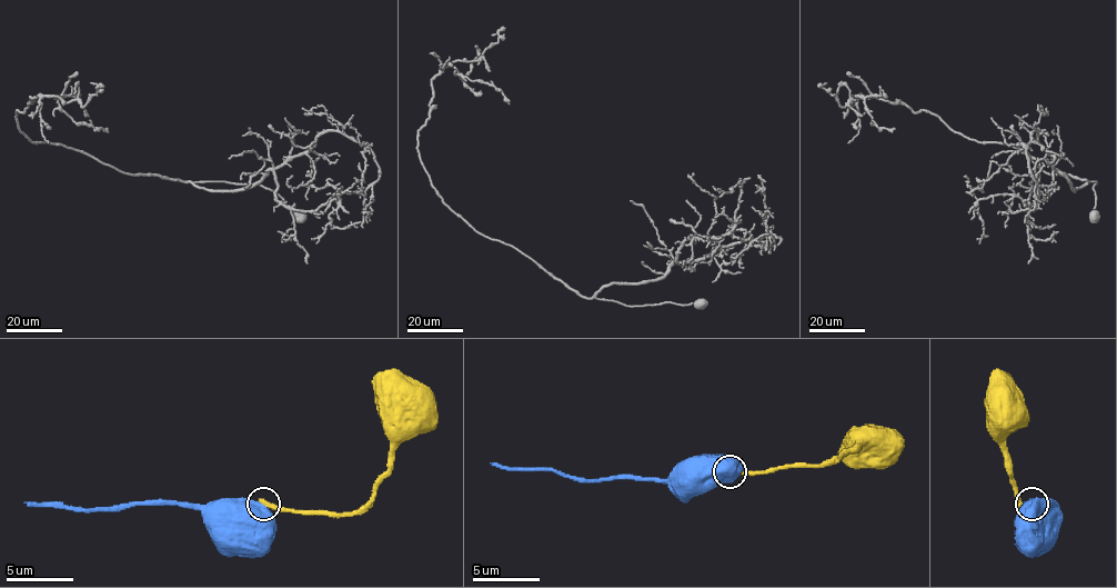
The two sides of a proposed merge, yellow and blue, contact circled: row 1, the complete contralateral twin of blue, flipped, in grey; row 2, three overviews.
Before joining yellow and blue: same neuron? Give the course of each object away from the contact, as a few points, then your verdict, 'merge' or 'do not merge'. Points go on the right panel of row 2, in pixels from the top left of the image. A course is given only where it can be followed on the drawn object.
yellow runs (1030, 505), (1027, 515), (1007, 468), (1004, 435), (994, 415), (1000, 401); blue runs (1030, 505), (1040, 515), (1037, 521); do not merge

